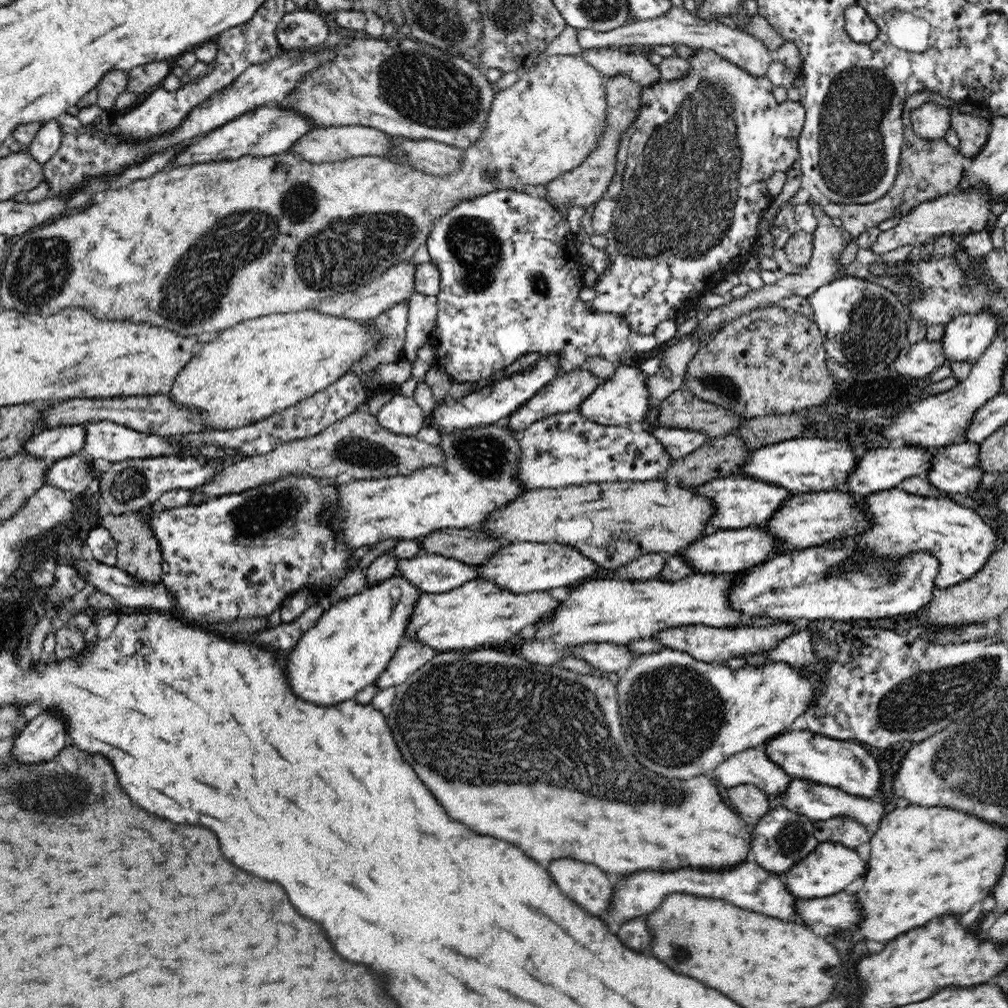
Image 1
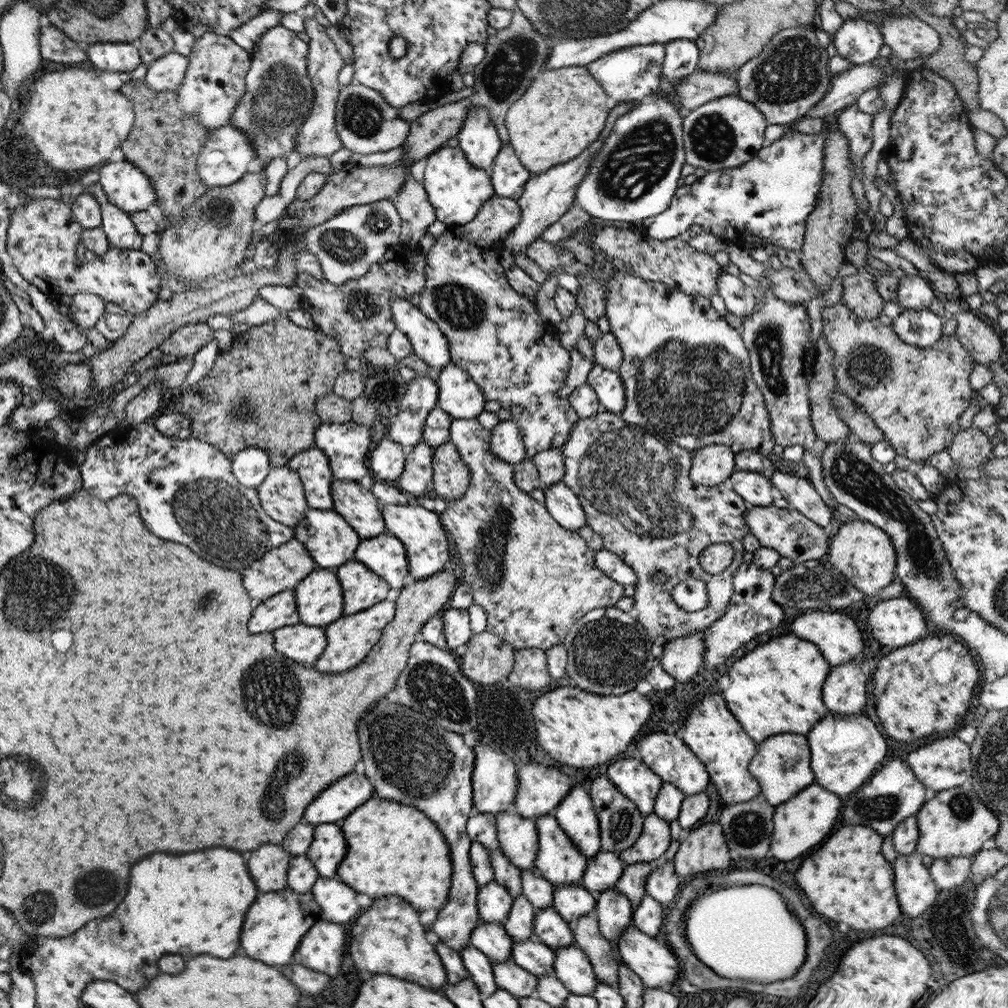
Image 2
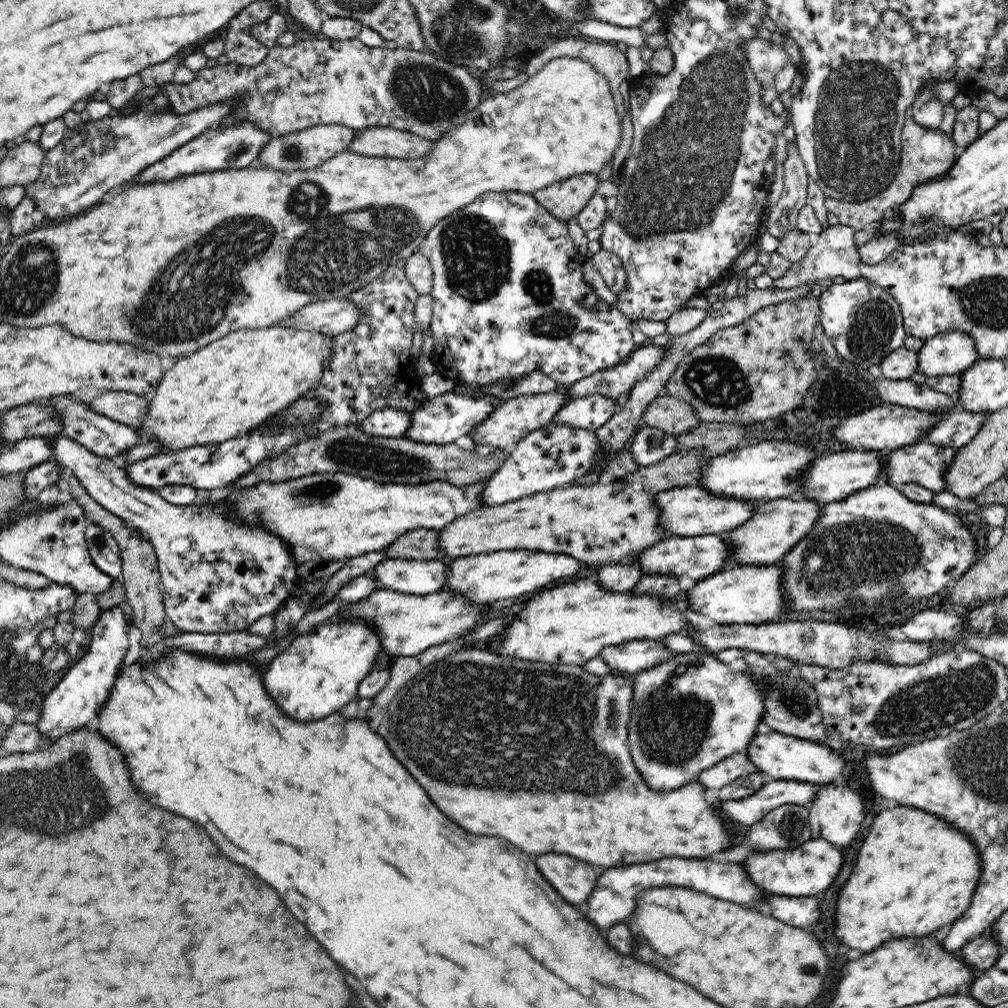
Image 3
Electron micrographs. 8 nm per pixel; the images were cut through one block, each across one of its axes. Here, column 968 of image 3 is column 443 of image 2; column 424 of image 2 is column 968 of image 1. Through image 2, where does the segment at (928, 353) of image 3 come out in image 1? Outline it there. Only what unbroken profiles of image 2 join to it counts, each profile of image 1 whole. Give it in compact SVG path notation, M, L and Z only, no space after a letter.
M982 311L976 316L958 316L944 328L944 335L940 338L942 353L946 362L969 362L972 365L982 356L990 346L997 332L997 321L992 313Z

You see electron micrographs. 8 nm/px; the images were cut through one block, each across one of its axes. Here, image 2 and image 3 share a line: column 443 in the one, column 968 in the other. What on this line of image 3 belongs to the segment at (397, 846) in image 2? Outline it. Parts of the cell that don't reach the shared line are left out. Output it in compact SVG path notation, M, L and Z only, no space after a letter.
M901 805L892 808L892 810L882 809L882 811L878 812L874 817L868 834L866 834L858 850L858 856L856 856L854 868L852 868L852 872L850 872L850 878L848 878L846 884L840 888L840 894L838 894L838 898L836 898L836 914L834 914L834 922L832 922L832 936L836 938L838 944L844 944L844 946L850 950L860 950L860 952L868 953L890 940L922 938L929 936L935 931L943 932L946 926L949 926L955 918L960 917L964 910L966 910L966 907L969 906L974 887L976 887L978 880L980 880L980 863L977 850L965 834L954 830L947 822L920 809Z

